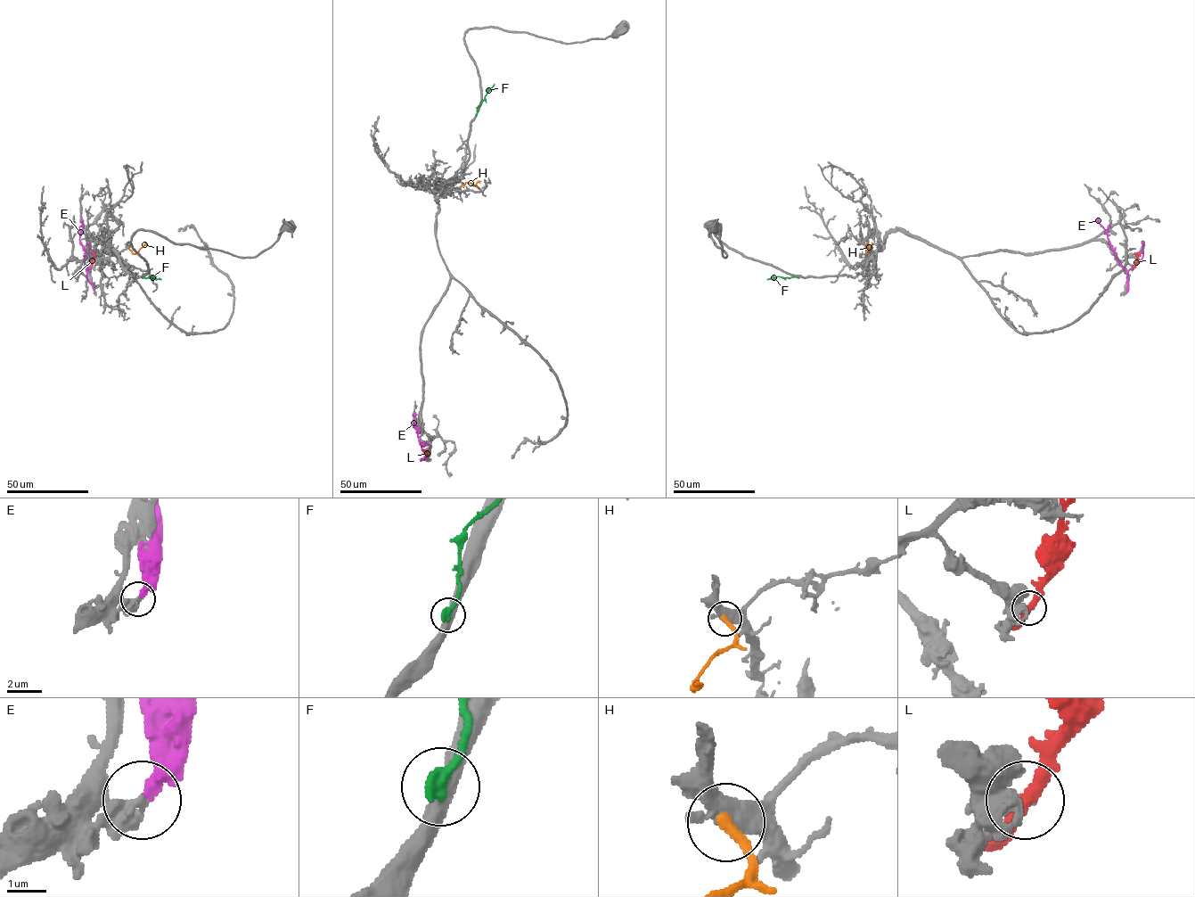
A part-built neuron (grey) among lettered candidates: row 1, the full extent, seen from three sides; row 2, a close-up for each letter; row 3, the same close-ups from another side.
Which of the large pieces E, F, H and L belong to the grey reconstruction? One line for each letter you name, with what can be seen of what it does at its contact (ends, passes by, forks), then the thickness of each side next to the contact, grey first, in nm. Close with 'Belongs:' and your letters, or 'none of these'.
Belongs: none of these

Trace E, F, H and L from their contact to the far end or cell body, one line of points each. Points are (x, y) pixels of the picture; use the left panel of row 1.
E: (94, 292), (87, 277), (85, 250), (80, 241), (83, 226), (81, 218)
F: (143, 276), (160, 279)
H: (128, 247), (136, 253), (147, 245)
L: (91, 267), (94, 252)

